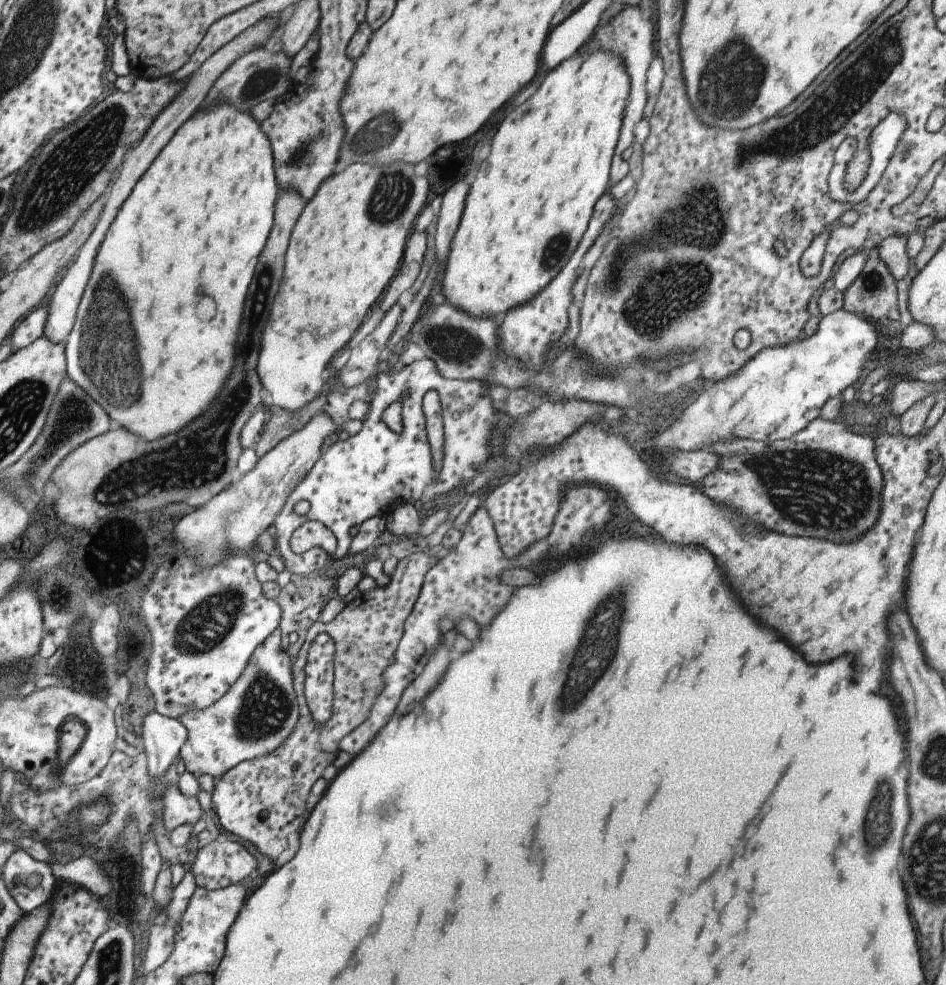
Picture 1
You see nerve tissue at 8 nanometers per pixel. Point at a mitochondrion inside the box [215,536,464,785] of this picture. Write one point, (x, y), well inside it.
(265, 707)

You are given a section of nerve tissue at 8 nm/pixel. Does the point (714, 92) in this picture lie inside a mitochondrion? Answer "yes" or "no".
yes

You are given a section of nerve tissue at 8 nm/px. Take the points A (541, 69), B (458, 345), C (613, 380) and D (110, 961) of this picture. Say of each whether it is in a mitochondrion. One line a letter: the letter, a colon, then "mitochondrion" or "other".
A: other
B: mitochondrion
C: mitochondrion
D: mitochondrion

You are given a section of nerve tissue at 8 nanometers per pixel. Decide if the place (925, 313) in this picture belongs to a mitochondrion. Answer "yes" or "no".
no

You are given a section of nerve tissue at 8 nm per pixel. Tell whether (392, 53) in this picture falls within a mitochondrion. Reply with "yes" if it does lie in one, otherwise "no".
no

